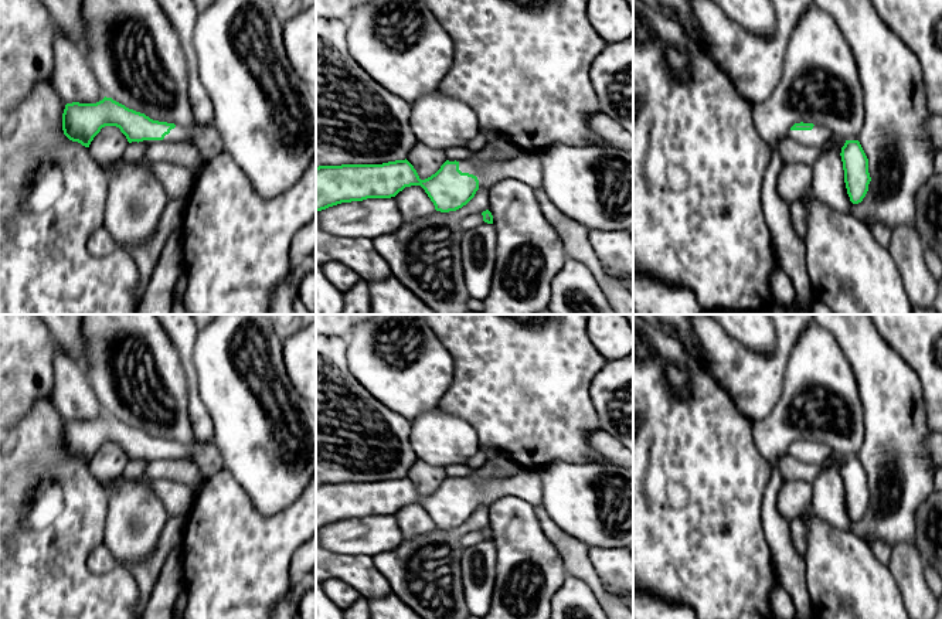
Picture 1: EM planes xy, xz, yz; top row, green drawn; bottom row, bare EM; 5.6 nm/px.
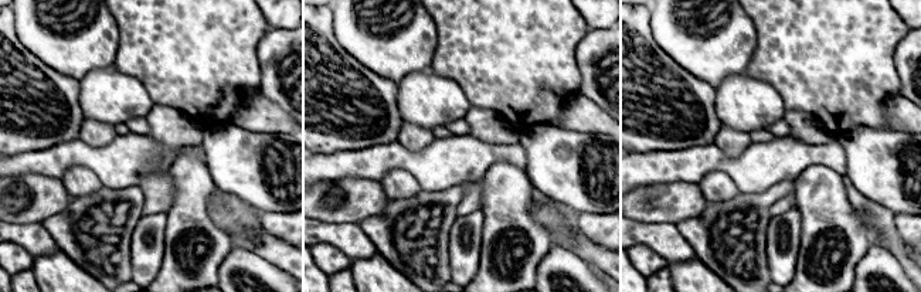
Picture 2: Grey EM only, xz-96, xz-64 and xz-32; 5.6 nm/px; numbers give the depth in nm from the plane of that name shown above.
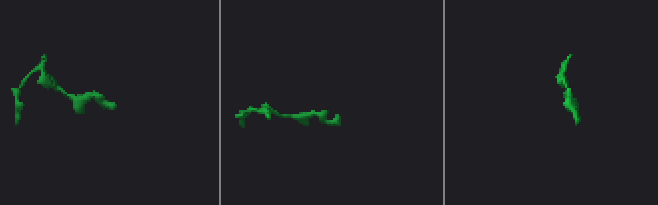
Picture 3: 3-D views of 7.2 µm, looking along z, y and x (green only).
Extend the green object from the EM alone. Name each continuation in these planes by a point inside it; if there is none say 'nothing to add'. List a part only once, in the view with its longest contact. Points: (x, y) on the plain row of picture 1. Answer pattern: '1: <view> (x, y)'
1: xy (206, 455)

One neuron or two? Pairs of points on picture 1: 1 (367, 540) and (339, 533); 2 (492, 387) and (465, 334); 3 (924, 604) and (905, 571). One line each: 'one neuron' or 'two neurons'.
1: one neuron
2: one neuron
3: one neuron

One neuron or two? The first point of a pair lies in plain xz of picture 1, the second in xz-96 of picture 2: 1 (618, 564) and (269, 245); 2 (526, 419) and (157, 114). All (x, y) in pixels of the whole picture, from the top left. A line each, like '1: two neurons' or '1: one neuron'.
1: two neurons
2: two neurons

